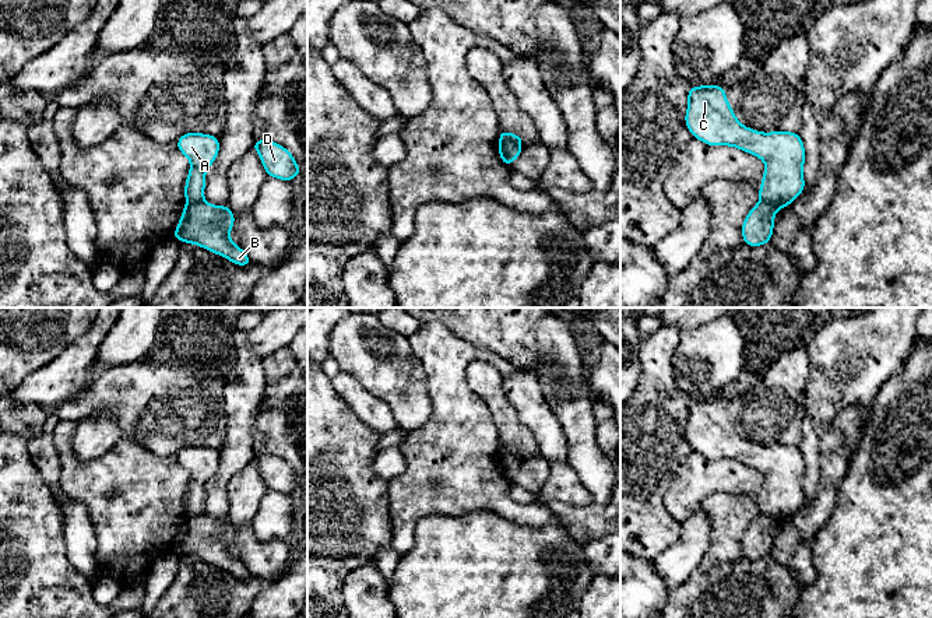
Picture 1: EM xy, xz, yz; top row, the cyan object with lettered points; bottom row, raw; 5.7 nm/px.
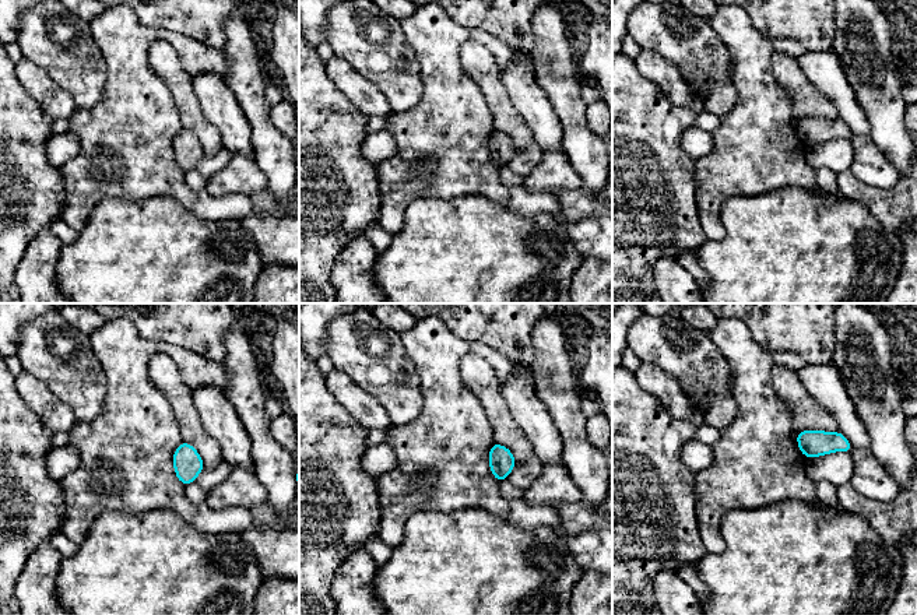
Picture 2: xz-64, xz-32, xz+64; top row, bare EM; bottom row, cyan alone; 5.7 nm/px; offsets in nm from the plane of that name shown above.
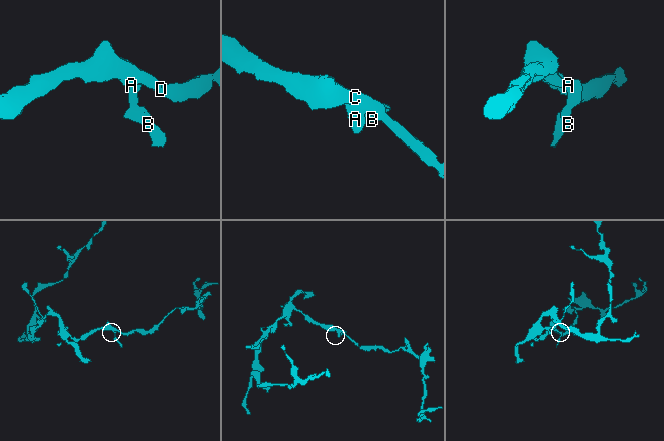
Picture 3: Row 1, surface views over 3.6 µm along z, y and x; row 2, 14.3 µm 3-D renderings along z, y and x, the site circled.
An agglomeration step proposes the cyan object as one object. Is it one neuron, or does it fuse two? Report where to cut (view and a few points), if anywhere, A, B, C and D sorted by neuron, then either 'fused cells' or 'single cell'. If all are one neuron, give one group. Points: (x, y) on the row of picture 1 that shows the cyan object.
cut in xz along (500, 141), (516, 141), (521, 146); A C D / B; fused cells

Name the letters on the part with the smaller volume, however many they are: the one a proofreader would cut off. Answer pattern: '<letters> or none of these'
B

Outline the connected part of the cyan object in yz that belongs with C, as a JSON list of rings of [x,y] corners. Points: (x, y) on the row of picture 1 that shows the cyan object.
[[[722,85],[689,88],[685,122],[694,138],[711,147],[731,145],[760,158],[766,168],[759,196],[776,211],[789,206],[805,189],[805,148],[801,136],[745,127],[735,117]]]

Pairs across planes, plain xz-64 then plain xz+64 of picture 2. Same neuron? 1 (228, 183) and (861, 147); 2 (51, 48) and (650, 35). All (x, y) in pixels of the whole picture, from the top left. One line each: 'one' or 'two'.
1: one
2: one

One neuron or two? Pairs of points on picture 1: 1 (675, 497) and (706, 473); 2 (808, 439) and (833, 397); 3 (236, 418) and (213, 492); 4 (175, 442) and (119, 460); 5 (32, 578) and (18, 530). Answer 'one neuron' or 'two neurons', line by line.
1: one neuron
2: two neurons
3: one neuron
4: two neurons
5: one neuron

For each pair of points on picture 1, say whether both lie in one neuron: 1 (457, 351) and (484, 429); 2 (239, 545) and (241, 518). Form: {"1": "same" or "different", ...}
{"1": "same", "2": "different"}

